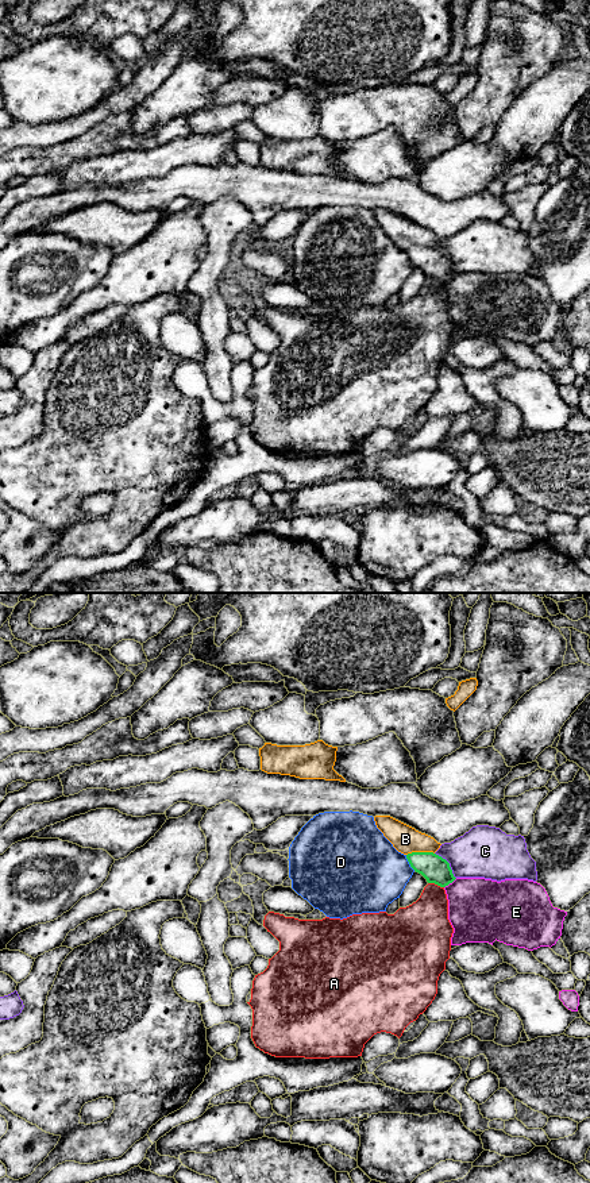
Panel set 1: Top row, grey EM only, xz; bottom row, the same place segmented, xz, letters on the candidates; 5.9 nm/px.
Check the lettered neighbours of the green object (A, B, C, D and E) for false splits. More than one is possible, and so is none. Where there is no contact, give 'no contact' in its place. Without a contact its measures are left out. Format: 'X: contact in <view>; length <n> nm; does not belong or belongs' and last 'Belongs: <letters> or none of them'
A: contact in xz; length 100 nm; does not belong
B: contact in xz; length 170 nm; belongs
C: contact in xz; length 200 nm; does not belong
D: contact in xz; length 110 nm; does not belong
E: contact in xz; length 100 nm; does not belong
Belongs: B

